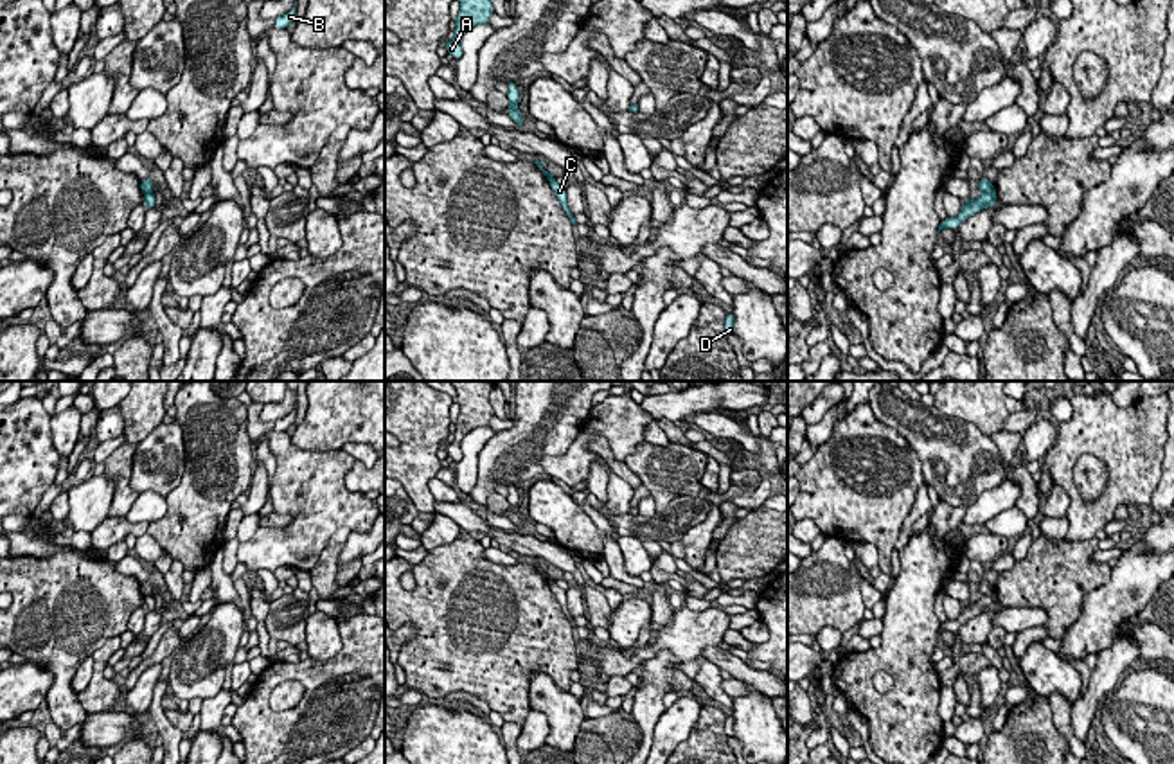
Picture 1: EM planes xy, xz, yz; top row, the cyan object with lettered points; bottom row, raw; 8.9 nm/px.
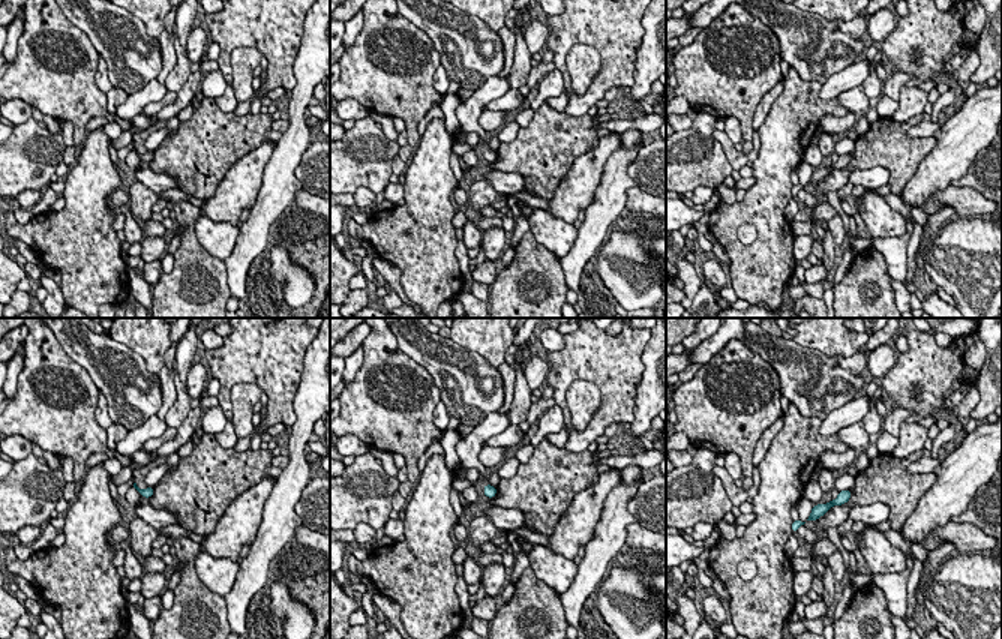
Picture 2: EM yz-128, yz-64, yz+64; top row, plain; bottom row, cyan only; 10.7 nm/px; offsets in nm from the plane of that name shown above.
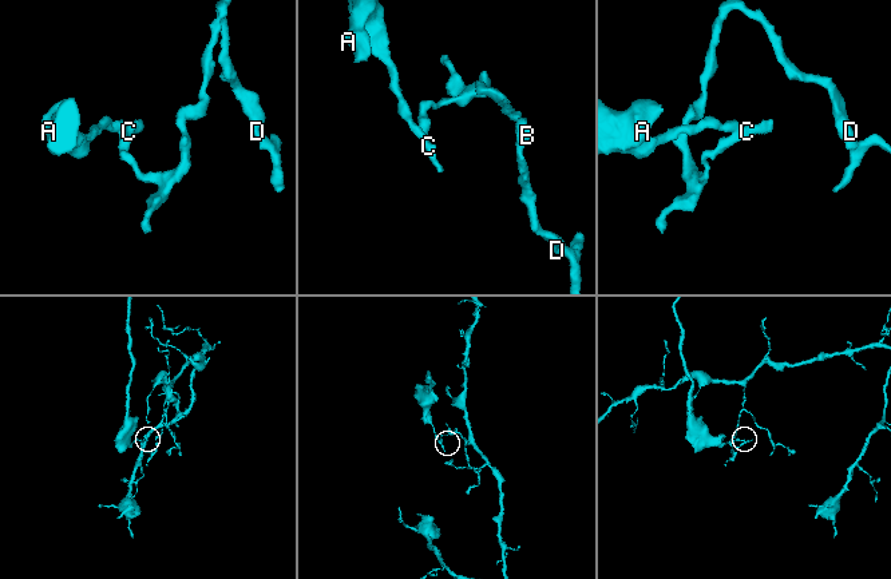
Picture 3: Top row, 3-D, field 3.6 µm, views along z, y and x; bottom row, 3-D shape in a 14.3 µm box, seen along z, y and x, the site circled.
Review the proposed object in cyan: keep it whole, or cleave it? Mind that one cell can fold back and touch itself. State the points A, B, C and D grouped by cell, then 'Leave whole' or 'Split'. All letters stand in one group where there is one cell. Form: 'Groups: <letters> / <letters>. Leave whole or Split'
Groups: A / B C D. Split

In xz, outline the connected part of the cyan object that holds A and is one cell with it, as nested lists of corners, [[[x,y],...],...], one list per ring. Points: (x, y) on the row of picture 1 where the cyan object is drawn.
[[[458,0],[460,11],[455,20],[455,36],[444,43],[448,54],[453,56],[453,59],[460,59],[464,50],[460,45],[462,36],[475,25],[489,23],[491,14],[494,13],[494,7],[491,0]]]

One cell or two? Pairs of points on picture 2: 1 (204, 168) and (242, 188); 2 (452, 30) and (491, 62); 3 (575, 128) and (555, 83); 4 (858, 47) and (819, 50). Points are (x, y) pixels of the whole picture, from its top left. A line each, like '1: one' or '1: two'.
1: two
2: one
3: two
4: one

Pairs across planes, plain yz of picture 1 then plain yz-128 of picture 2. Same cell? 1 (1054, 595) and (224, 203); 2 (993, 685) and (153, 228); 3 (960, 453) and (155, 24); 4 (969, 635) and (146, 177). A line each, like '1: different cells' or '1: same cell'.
1: different cells
2: different cells
3: different cells
4: different cells

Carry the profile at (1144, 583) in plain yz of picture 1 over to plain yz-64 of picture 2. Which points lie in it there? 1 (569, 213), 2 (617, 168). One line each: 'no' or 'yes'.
1: yes
2: no

